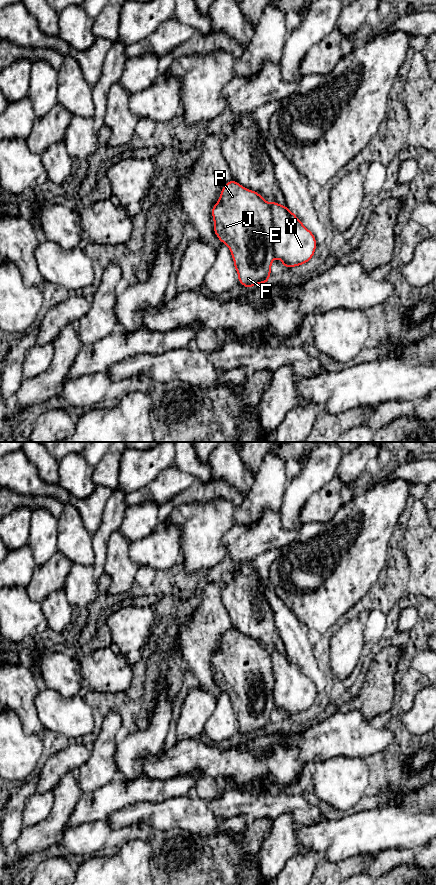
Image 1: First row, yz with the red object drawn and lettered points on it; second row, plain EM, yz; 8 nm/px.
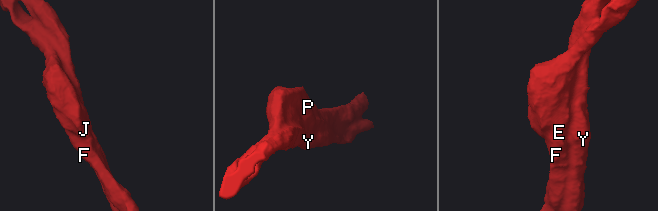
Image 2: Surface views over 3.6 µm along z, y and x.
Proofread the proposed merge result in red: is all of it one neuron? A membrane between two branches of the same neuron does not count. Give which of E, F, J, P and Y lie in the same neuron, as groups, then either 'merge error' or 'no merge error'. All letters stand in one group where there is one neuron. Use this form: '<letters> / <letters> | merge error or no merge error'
E F J P / Y | merge error

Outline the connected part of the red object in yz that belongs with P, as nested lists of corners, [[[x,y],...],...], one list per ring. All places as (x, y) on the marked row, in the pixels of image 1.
[[[232,179],[221,190],[218,202],[212,207],[214,233],[230,248],[238,282],[245,288],[265,284],[271,275],[274,260],[274,222],[270,203],[258,192],[248,190]]]

